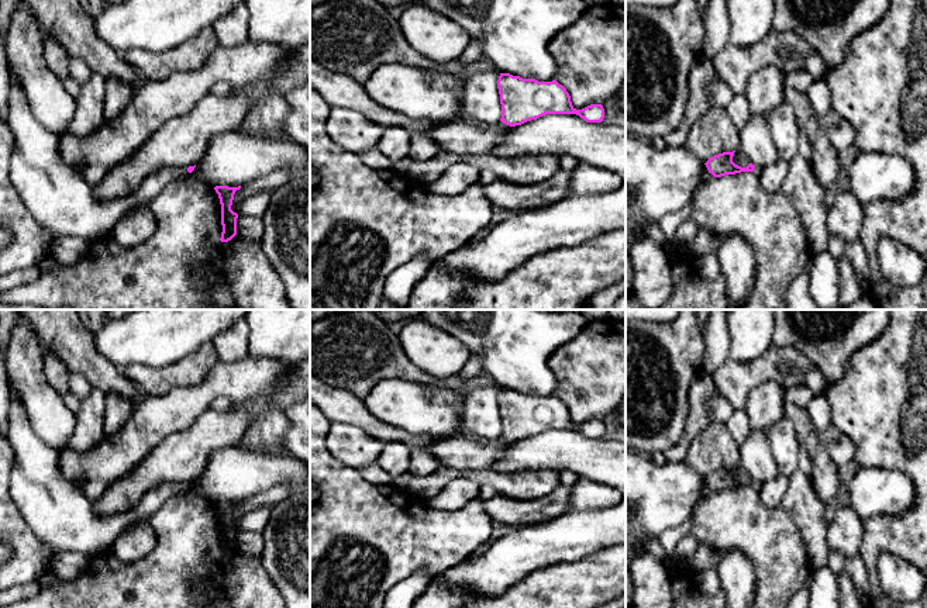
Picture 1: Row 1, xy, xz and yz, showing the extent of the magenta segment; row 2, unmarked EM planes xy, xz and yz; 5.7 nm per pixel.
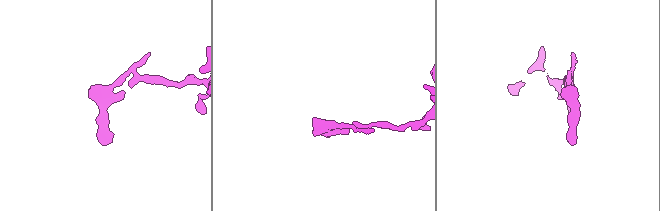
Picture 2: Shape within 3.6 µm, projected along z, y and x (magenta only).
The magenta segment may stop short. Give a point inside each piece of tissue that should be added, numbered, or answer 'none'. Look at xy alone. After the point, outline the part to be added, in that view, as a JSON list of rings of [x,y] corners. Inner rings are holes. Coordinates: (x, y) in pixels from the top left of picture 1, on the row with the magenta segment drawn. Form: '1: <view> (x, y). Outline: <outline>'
1: xy (58, 197). Outline: [[[10,73],[6,124],[14,135],[10,159],[10,180],[25,207],[38,224],[48,232],[52,243],[65,236],[77,236],[87,242],[116,235],[121,215],[134,204],[151,203],[173,179],[187,175],[187,167],[161,167],[151,173],[128,197],[103,200],[93,194],[87,182],[62,158],[61,135],[46,129],[31,113],[20,82]]]

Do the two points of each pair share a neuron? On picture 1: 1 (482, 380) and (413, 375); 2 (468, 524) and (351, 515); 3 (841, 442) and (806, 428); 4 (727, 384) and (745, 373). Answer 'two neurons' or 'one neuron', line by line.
1: one neuron
2: one neuron
3: two neurons
4: one neuron

